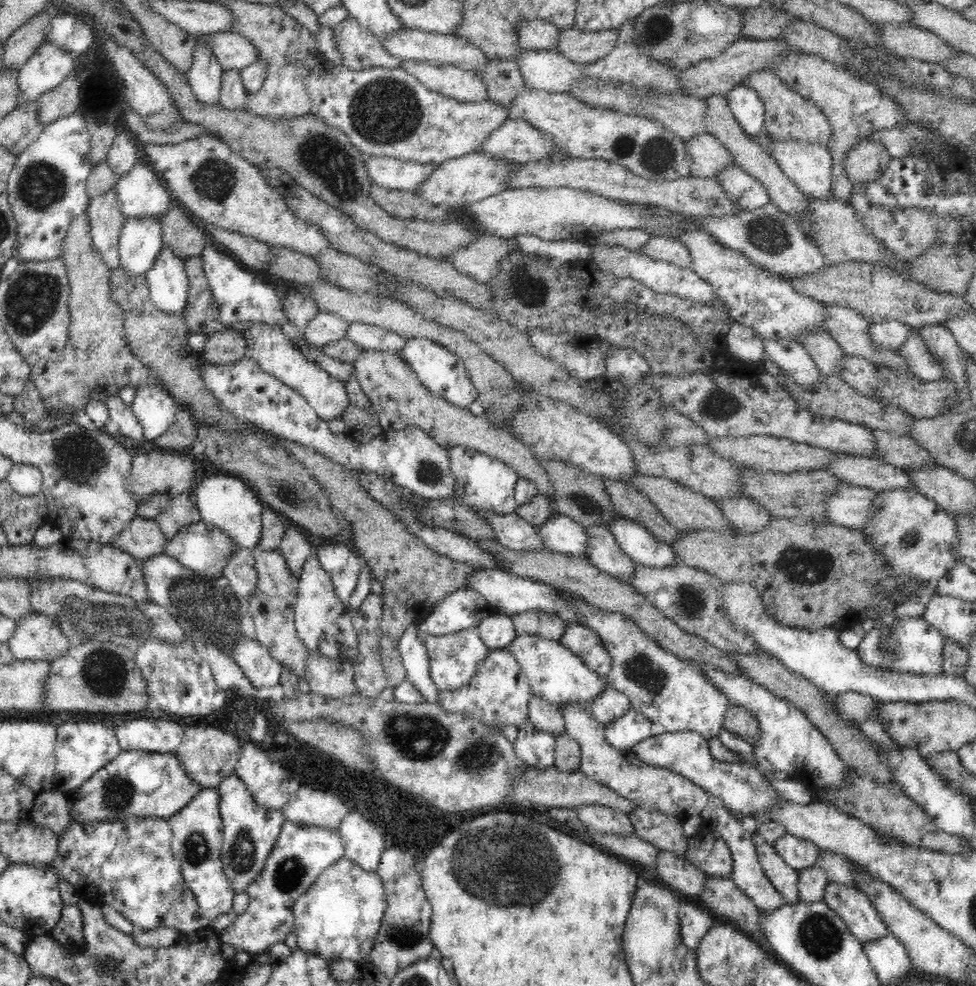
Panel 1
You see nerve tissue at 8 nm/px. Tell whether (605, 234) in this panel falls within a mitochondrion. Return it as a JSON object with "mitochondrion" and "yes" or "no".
{"mitochondrion":"no"}

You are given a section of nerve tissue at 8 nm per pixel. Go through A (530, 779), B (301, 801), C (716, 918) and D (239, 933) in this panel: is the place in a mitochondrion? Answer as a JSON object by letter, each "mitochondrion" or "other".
{"A":"other","B":"other","C":"other","D":"other"}

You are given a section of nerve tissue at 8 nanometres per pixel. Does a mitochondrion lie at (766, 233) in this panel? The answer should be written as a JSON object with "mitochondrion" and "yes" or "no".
{"mitochondrion":"yes"}

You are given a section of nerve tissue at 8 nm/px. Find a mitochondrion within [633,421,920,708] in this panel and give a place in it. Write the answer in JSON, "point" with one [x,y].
{"point":[801,566]}

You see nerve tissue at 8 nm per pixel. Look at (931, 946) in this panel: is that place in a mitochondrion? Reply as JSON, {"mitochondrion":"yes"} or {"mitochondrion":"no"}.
{"mitochondrion":"no"}

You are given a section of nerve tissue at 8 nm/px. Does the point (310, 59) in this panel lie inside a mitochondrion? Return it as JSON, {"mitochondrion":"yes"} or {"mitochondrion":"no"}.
{"mitochondrion":"no"}

